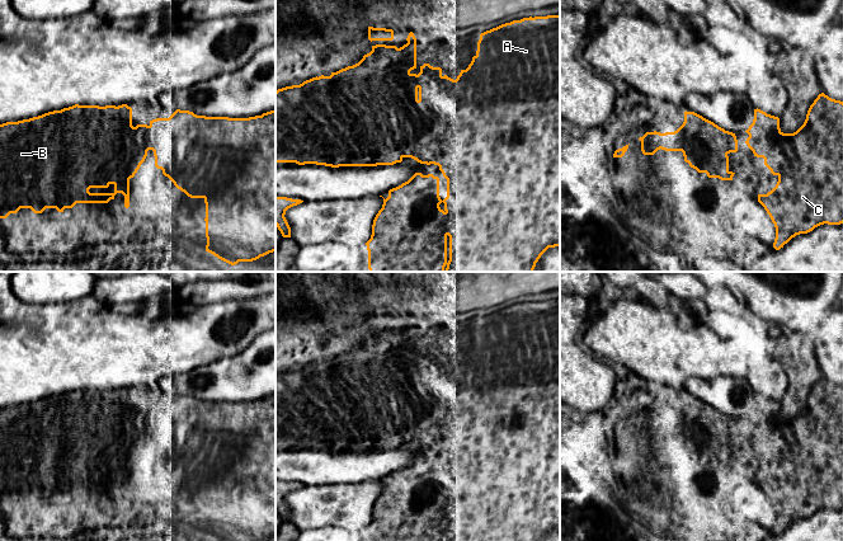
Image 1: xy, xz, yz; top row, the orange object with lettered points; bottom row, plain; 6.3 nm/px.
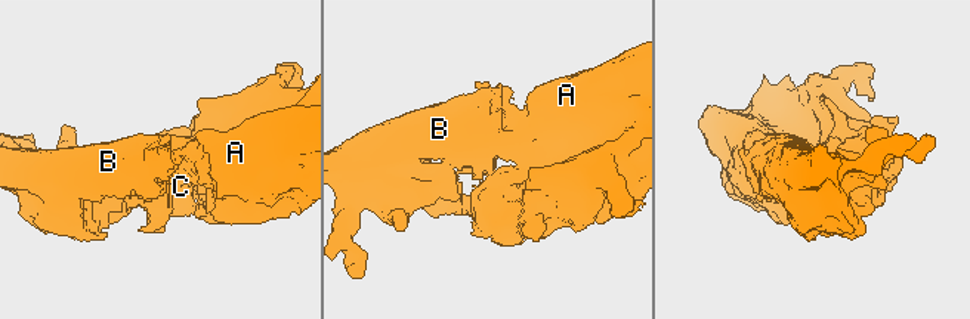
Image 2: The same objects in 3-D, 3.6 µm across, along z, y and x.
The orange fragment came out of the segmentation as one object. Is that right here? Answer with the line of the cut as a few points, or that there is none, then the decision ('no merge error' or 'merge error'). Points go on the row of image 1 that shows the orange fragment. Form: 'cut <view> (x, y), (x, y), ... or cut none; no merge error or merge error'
cut none; no merge error

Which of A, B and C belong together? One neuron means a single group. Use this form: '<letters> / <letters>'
A B C

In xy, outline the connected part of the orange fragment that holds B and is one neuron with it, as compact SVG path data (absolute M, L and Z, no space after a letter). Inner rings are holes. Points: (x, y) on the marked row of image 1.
M75 104L61 110L53 110L38 117L18 122L6 122L0 124L0 218L6 218L10 213L17 213L20 208L30 208L34 213L42 213L46 208L56 208L63 212L65 208L72 208L76 203L108 203L114 199L117 193L124 196L124 207L129 207L129 179L135 177L141 164L152 150L155 166L163 170L174 185L190 198L203 198L206 203L206 251L218 259L235 265L239 262L253 262L269 253L275 251L275 110L263 113L262 116L249 118L229 117L206 117L197 116L189 110L176 109L169 118L156 118L150 124L132 126L132 108L122 105L79 105ZM114 185L113 193L90 193L90 188L108 188Z

